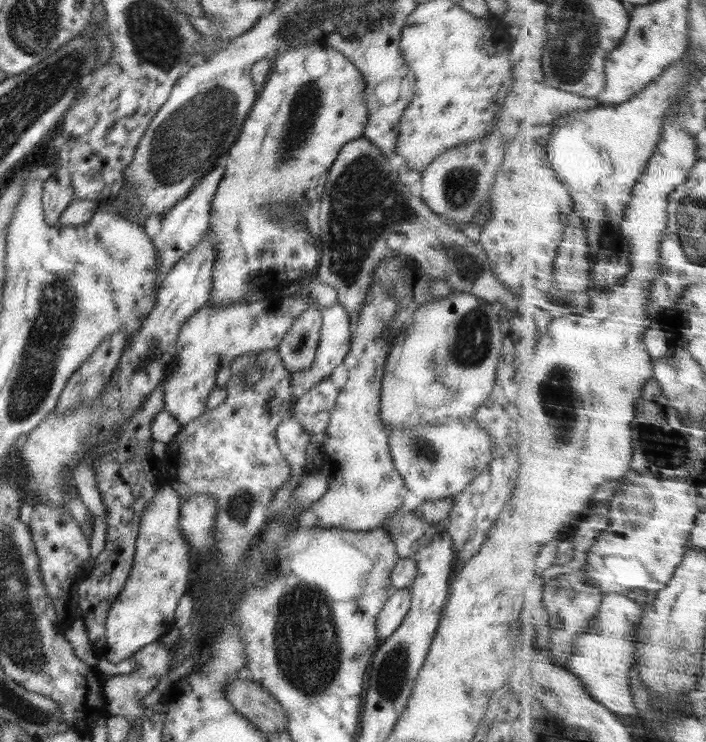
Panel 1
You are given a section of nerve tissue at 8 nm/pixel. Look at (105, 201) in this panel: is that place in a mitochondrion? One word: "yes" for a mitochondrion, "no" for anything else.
no

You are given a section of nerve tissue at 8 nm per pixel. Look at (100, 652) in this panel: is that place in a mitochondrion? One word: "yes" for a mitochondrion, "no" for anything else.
no

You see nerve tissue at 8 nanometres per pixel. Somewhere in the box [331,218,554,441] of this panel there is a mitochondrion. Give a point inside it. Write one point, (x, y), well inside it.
(471, 346)

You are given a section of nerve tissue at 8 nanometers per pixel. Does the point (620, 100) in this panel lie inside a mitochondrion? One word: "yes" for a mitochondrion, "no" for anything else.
no

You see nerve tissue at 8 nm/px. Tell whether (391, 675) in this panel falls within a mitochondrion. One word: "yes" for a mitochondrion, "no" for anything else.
yes

